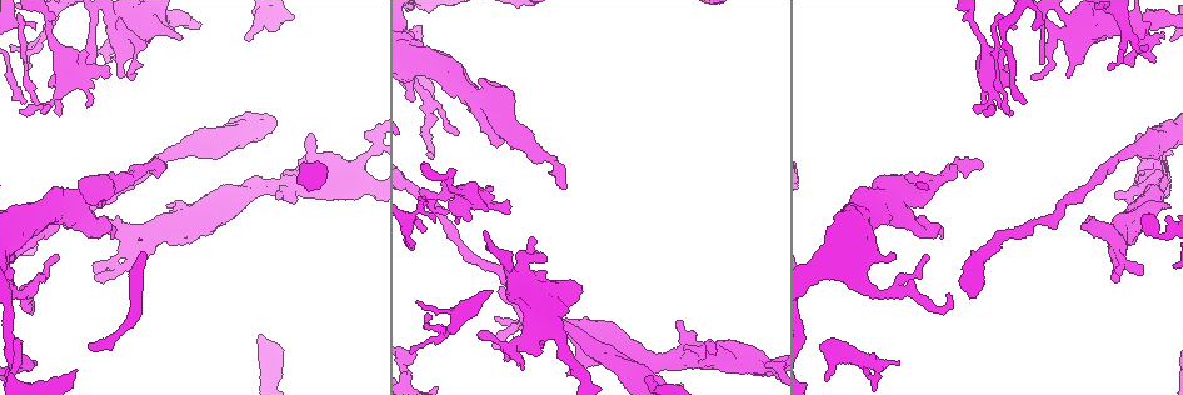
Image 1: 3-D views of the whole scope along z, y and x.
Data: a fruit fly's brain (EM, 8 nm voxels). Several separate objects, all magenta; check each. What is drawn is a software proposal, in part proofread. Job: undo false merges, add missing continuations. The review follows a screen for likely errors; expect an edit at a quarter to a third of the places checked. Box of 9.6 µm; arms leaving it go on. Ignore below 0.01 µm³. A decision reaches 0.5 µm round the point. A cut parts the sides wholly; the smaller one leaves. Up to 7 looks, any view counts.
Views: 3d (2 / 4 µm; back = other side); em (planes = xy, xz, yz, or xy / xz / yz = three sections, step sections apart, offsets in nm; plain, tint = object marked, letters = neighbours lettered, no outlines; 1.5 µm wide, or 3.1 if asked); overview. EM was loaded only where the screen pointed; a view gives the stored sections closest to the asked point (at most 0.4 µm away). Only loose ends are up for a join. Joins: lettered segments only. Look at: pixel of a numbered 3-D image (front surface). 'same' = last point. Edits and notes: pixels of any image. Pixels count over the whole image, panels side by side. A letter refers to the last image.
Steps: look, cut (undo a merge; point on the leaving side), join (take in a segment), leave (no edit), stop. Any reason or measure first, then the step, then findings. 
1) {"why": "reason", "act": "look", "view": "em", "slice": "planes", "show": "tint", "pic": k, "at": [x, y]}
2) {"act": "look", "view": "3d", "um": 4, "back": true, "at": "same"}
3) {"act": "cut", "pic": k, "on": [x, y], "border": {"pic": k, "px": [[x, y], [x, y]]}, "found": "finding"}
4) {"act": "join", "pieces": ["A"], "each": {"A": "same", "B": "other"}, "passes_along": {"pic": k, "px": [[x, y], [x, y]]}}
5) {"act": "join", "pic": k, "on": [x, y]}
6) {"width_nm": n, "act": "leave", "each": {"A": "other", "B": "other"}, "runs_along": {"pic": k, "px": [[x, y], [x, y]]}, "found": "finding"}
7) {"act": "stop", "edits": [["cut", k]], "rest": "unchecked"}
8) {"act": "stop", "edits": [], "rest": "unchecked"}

{"why": "thin end", "act": "look", "view": "em", "slice": "planes", "show": "tint", "pic": 1, "at": [32, 27]}

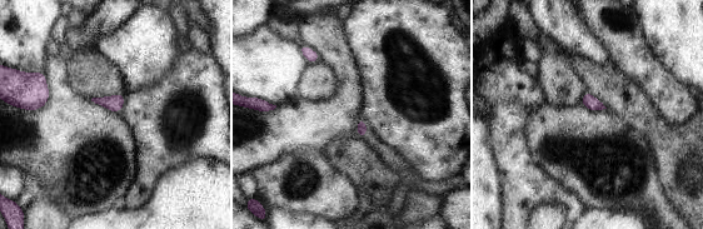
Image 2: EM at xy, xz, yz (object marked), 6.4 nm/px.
{"act": "look", "view": "em", "slice": "planes", "show": "letters", "at": "same"}

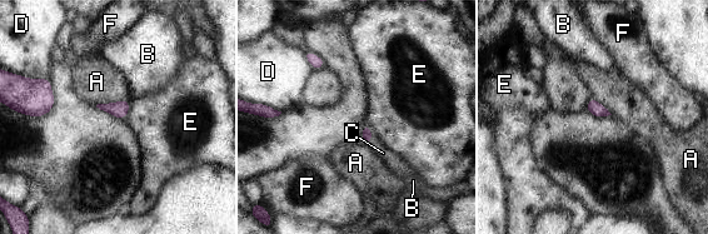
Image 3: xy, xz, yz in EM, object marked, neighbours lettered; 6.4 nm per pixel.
{"act": "join", "pieces": ["C"], "each": {"A": "other", "B": "other", "C": "same", "D": "other", "E": "other", "F": "other"}, "found": "it goes on there"}

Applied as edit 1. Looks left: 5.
{"why": "branch stops here", "act": "look", "view": "3d", "um": 4, "pic": 1, "at": [21, 101]}

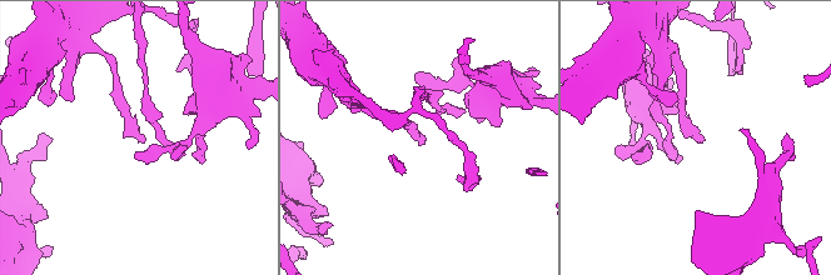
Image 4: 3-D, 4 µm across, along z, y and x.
{"act": "look", "view": "em", "slice": "xy", "step": 8, "show": "tint", "pic": 4, "at": [421, 143]}

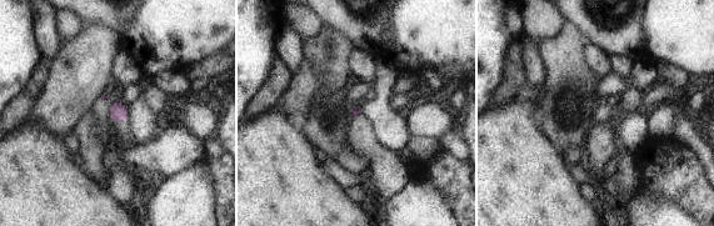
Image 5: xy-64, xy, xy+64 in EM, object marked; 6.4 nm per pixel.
{"why": "cut it another way", "act": "look", "view": "em", "slice": "xz", "step": 4, "show": "letters", "at": "same"}

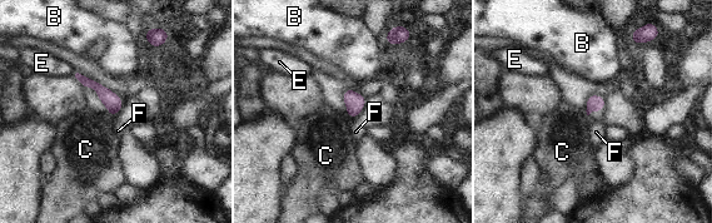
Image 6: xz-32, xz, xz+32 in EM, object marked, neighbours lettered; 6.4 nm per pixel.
{"act": "leave", "each": {"B": "other", "C": "other", "E": "other", "F": "other"}, "found": "no lettered segment goes on from it"}

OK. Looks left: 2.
{"why": "stops while still wide", "act": "look", "view": "em", "slice": "planes", "show": "letters", "pic": 1, "at": [1045, 20]}

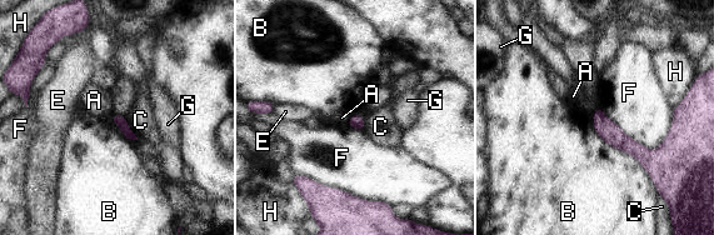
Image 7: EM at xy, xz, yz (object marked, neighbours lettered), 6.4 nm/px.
{"longest_contact_nm": ["B", 600], "act": "leave", "each": {"A": "other", "B": "other", "C": "other", "E": "other", "F": "other", "G": "other", "H": "other"}, "border": {"pic": 7, "px": [[592, 115], [594, 130], [654, 181]]}, "found": "none of them fits"}

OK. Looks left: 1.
{"act": "stop", "edits": [["join", 3]], "rest": "unchecked"}

